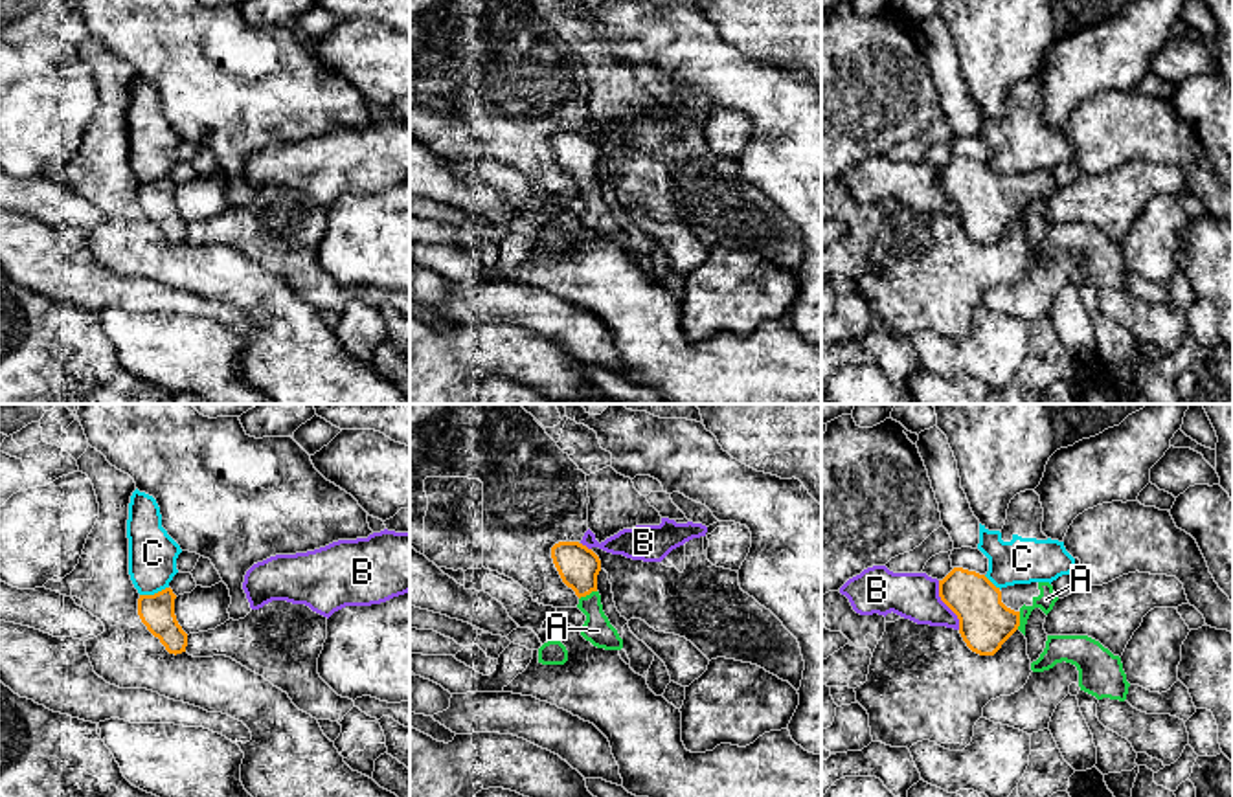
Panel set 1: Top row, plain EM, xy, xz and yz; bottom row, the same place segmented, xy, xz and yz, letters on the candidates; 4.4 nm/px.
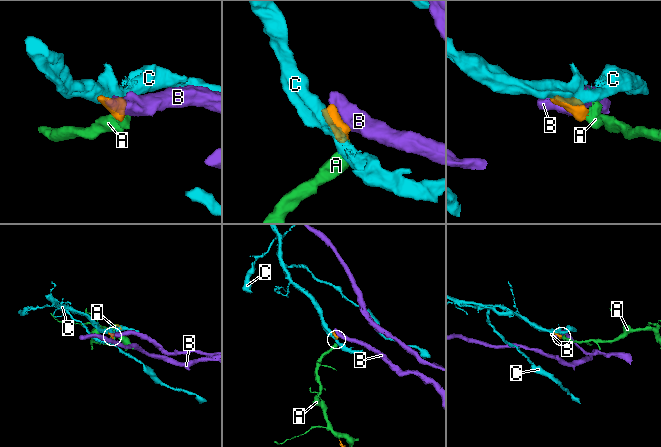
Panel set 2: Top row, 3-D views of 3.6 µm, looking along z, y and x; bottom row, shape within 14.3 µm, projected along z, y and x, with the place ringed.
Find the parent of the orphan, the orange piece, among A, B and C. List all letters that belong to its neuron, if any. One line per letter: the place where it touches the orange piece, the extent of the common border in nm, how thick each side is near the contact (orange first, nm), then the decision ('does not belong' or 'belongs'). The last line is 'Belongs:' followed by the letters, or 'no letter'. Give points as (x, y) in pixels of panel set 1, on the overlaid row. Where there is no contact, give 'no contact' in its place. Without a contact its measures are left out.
A: contact xz (587, 594); length 90 nm; calibres 180 and 120 nm; belongs
B: contact yz (945, 603); length 240 nm; calibres 240 and 200 nm; does not belong
C: contact xy (155, 594); length 130 nm; calibres 160 and 220 nm; does not belong
Belongs: A

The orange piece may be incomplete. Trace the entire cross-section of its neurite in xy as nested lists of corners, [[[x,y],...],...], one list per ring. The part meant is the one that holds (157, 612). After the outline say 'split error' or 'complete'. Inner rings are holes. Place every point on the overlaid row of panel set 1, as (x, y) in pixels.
[[[171,588],[154,595],[140,595],[138,615],[147,630],[160,639],[169,654],[182,654],[187,646],[187,634],[176,621],[175,599]]]; complete

